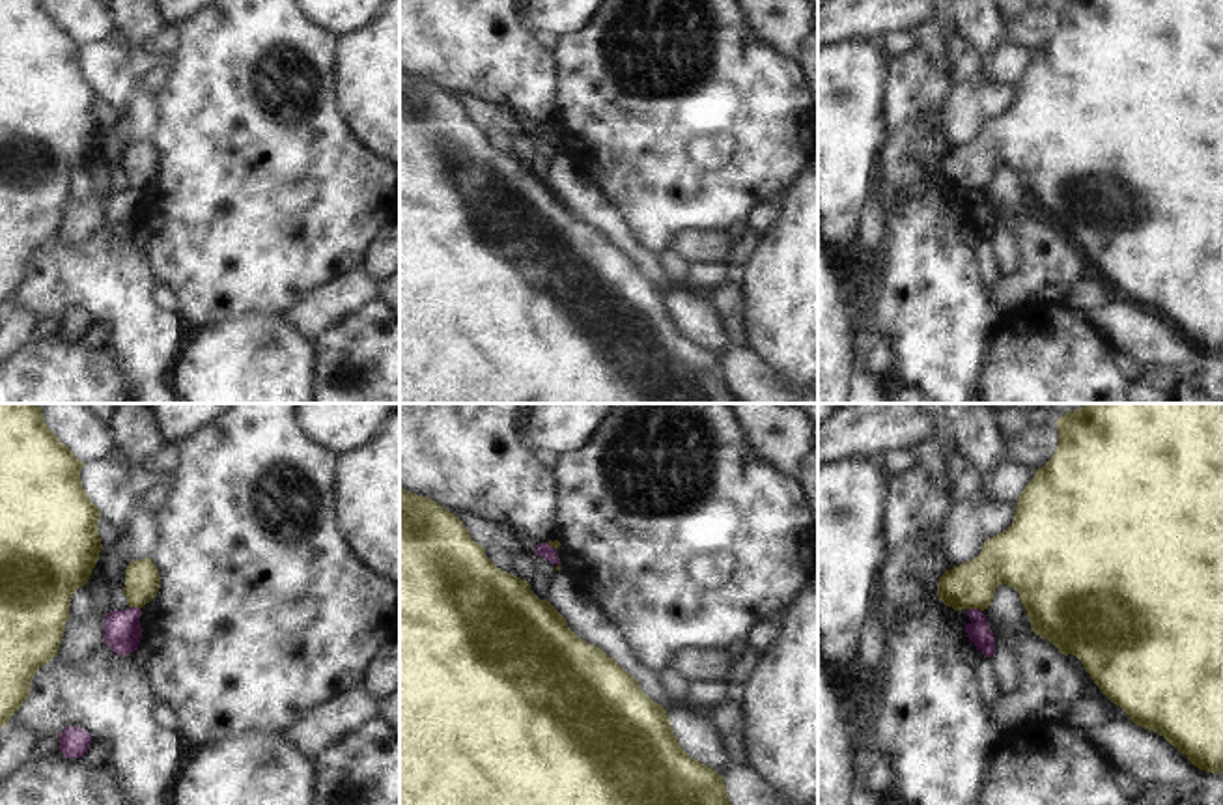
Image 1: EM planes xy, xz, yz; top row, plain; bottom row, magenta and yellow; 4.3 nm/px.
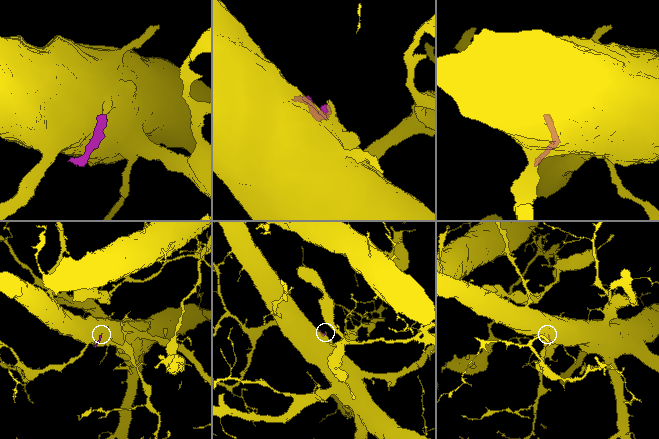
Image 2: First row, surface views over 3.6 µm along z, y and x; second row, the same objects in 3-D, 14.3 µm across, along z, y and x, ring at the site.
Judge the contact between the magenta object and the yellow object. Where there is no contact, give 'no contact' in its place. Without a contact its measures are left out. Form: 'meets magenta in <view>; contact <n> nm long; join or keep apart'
meets magenta in yz; contact 60 nm long; keep apart

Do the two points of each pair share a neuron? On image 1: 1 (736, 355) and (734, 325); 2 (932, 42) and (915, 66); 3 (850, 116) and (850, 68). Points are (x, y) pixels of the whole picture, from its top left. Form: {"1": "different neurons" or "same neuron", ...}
{"1": "different neurons", "2": "different neurons", "3": "same neuron"}

